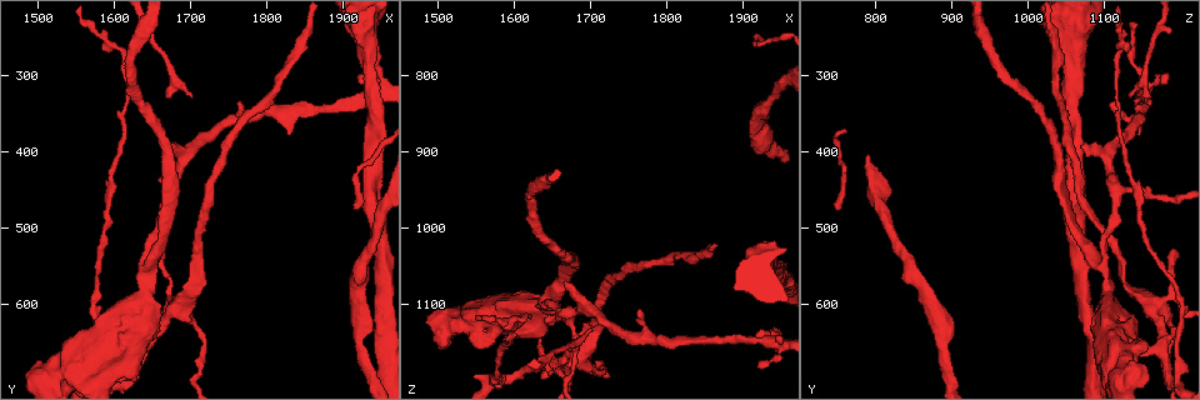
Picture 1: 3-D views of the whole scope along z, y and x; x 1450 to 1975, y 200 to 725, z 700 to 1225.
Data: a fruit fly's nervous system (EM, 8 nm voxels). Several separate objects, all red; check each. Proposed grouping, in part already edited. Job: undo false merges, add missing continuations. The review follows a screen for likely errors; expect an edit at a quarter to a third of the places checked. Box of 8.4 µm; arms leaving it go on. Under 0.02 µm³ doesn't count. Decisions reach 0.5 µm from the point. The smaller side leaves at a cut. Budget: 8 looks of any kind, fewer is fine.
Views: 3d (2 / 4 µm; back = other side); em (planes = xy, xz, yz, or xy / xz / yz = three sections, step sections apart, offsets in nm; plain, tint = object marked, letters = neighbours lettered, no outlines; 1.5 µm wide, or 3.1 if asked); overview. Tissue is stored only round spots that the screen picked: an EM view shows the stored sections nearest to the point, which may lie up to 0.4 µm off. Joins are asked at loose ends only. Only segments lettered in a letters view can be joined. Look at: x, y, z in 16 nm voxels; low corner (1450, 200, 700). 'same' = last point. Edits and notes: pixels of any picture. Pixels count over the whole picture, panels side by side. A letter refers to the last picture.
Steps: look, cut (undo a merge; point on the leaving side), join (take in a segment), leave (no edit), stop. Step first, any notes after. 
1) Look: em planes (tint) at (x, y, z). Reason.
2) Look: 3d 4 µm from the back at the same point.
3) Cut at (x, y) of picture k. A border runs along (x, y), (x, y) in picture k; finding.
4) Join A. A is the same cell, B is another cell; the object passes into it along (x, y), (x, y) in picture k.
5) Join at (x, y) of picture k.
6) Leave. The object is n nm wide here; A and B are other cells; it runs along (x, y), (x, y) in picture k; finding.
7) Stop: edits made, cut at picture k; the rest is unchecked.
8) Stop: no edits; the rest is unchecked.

Look: 3d 4 µm from the back at (1765, 335, 1110). An open end.

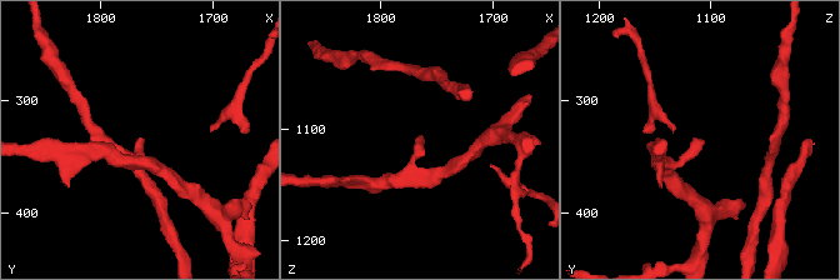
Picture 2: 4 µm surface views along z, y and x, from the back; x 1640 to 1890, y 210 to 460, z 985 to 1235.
Look: em xy step 4 (tint) at (1762, 334, 1110). Need the tissue.

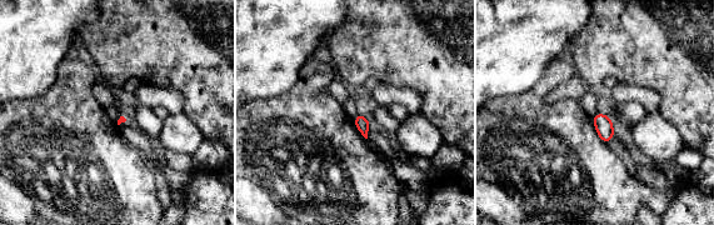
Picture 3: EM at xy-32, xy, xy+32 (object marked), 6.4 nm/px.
Look: em yz step 8 (letters) at the same point.

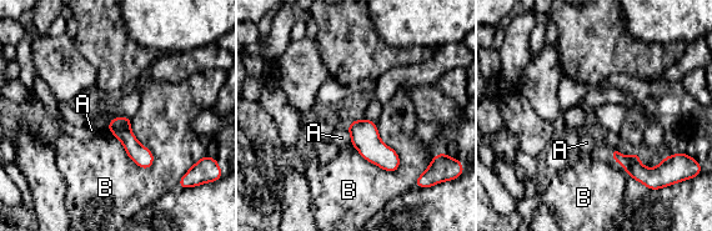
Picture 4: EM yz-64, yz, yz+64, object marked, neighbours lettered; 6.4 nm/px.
Leave. A and B are other cells; a border runs along (106, 127), (138, 165), (153, 165) in picture 4; no lettered segment goes on from it.

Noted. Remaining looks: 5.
Look: em planes (tint) at (1640, 550, 1100). Arms part here.

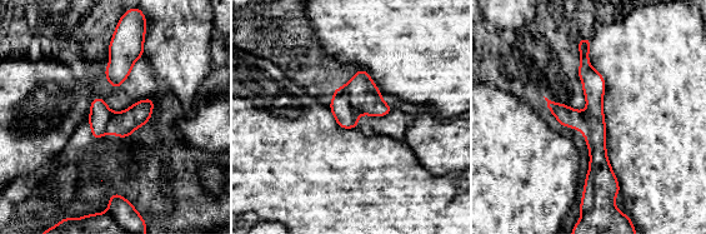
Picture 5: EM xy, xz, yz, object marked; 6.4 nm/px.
Look: em planes (letters) at the same point. See the neighbours.

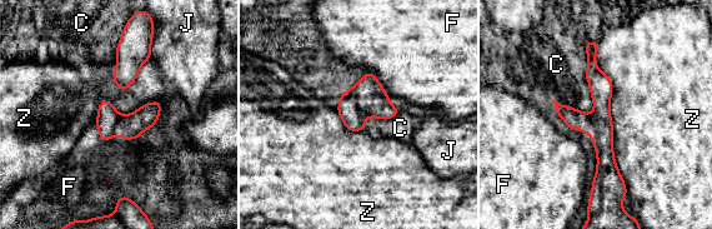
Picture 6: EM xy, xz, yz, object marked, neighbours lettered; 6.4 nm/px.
Cut at (595, 200) of picture 6. C, F, J and Z are other cells; a border runs along (597, 163), (601, 175), (601, 204) in picture 6; a second neuron is stuck on.

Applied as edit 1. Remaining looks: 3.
Stop: edits made, cut at picture 6; the rest is unchecked.

